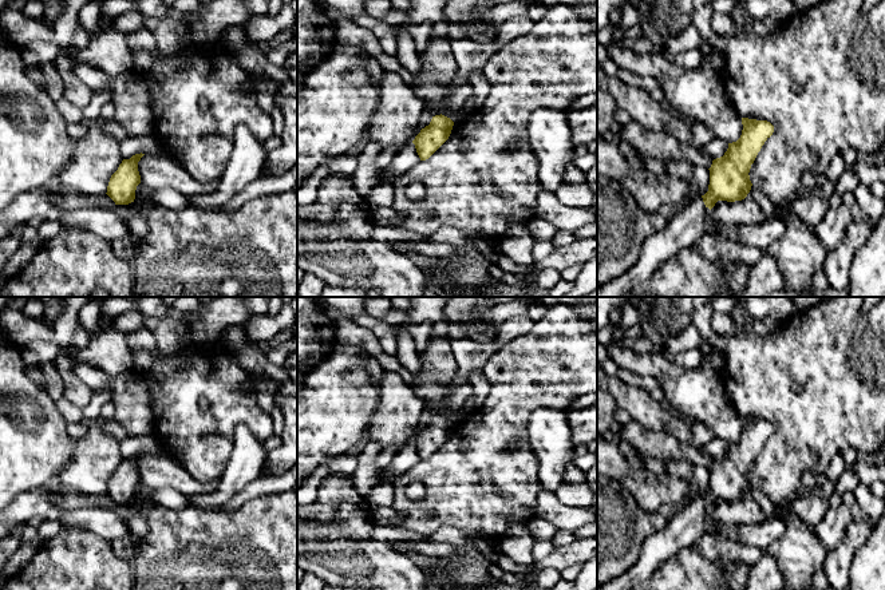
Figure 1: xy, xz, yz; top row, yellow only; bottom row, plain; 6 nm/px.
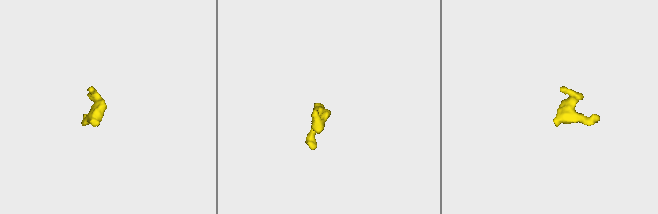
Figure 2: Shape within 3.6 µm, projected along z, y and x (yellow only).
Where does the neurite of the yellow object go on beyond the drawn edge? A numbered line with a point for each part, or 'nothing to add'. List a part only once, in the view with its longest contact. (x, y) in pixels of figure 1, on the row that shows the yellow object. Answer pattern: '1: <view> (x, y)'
1: yz (688, 225)

